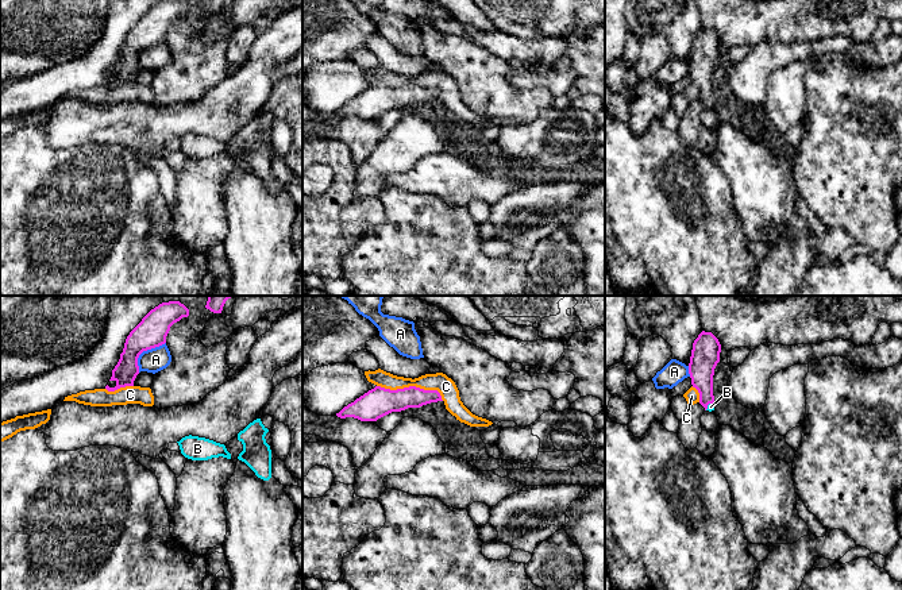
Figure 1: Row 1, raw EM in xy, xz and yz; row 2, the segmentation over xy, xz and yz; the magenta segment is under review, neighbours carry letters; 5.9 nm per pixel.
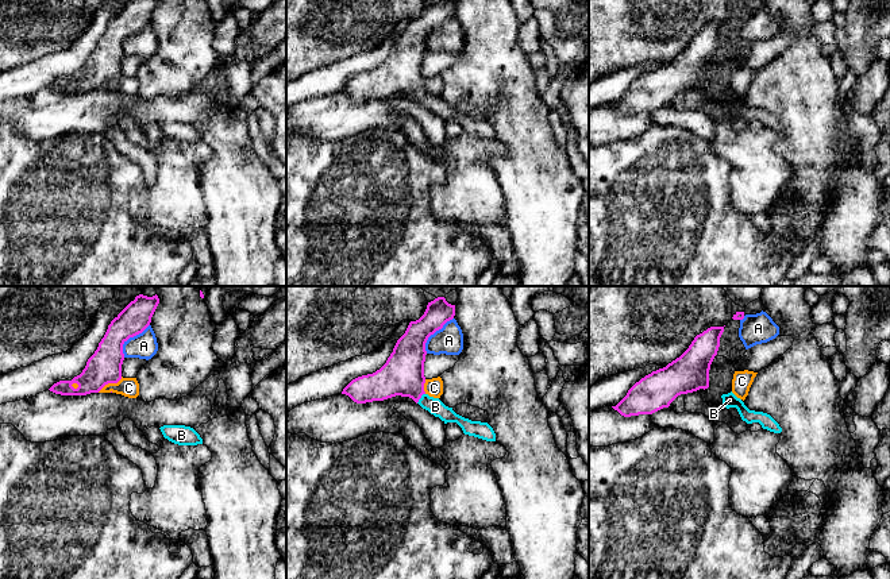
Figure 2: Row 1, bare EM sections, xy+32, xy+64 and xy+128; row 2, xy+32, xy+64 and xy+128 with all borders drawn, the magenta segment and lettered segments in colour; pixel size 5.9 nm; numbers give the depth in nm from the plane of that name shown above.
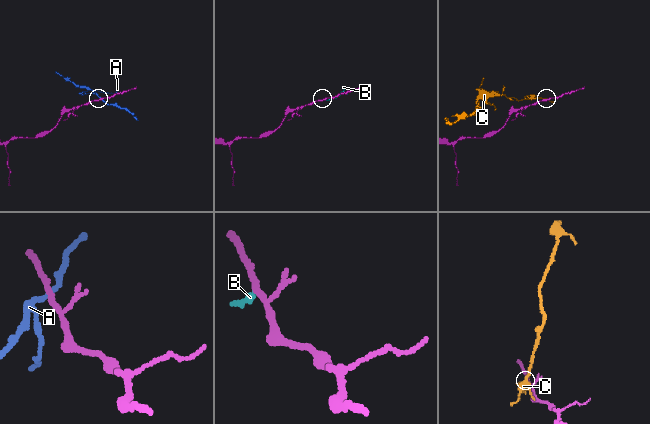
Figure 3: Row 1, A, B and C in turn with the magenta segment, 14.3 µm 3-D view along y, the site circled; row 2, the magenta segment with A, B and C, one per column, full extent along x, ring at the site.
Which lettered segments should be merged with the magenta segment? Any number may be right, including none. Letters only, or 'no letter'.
B

